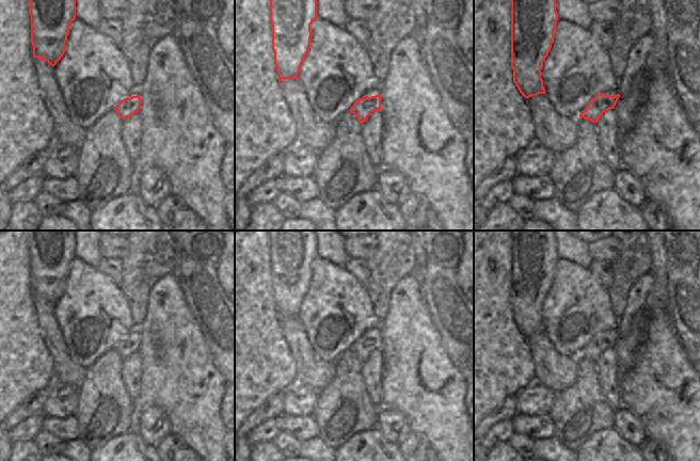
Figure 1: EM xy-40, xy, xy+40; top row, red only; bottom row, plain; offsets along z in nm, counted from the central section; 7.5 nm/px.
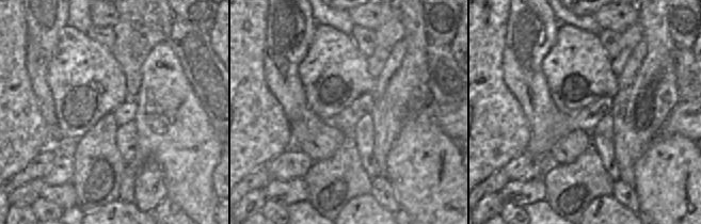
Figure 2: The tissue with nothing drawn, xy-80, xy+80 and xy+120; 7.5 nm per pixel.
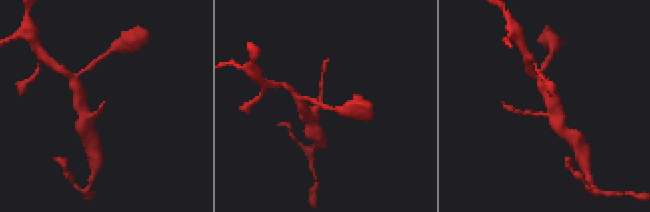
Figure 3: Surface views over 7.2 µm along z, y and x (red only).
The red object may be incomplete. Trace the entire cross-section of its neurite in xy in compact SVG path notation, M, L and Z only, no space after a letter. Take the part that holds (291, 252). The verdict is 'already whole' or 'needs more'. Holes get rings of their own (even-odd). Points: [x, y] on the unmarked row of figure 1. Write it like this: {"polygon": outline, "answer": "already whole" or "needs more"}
{"polygon": "M268 230L268 236L274 304L281 323L282 318L298 318L300 306L311 285L311 264L317 258L317 236L315 230Z", "answer": "already whole"}

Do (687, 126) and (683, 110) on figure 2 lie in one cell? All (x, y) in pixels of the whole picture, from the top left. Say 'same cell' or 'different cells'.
same cell

